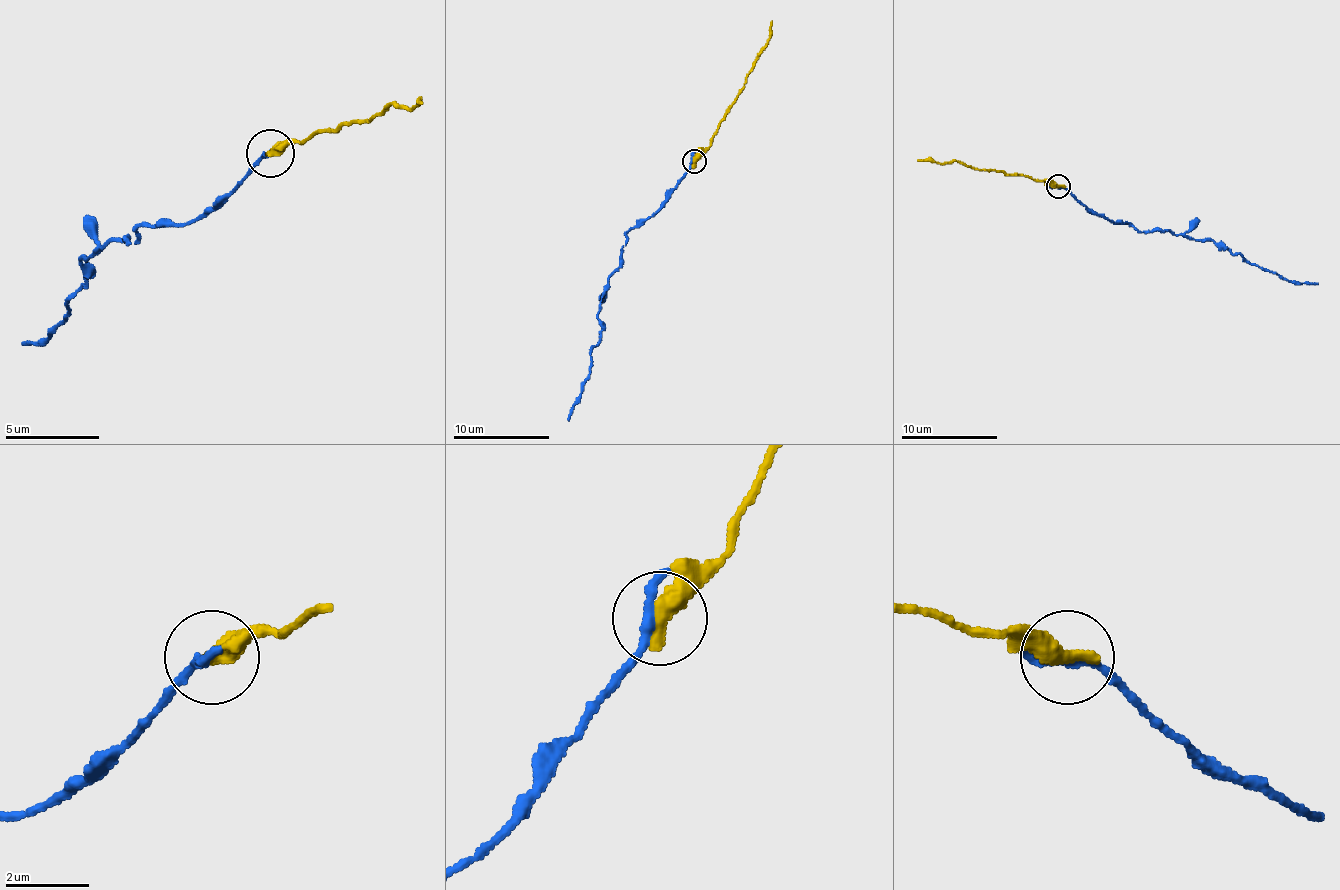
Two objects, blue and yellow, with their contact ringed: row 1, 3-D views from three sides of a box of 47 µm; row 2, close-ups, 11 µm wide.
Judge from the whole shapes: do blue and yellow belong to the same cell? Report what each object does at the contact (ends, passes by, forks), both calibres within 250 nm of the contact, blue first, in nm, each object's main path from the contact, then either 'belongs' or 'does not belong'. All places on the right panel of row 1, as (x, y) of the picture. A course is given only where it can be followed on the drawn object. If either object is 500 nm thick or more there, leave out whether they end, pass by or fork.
220 nm thick on the blue side, 550 nm on the other; blue runs (1058, 185), (1107, 219), (1131, 224), (1140, 231), (1208, 239), (1293, 282), (1317, 285); yellow runs (1058, 185), (1027, 176), (983, 171), (957, 161), (942, 164), (918, 159); belongs

